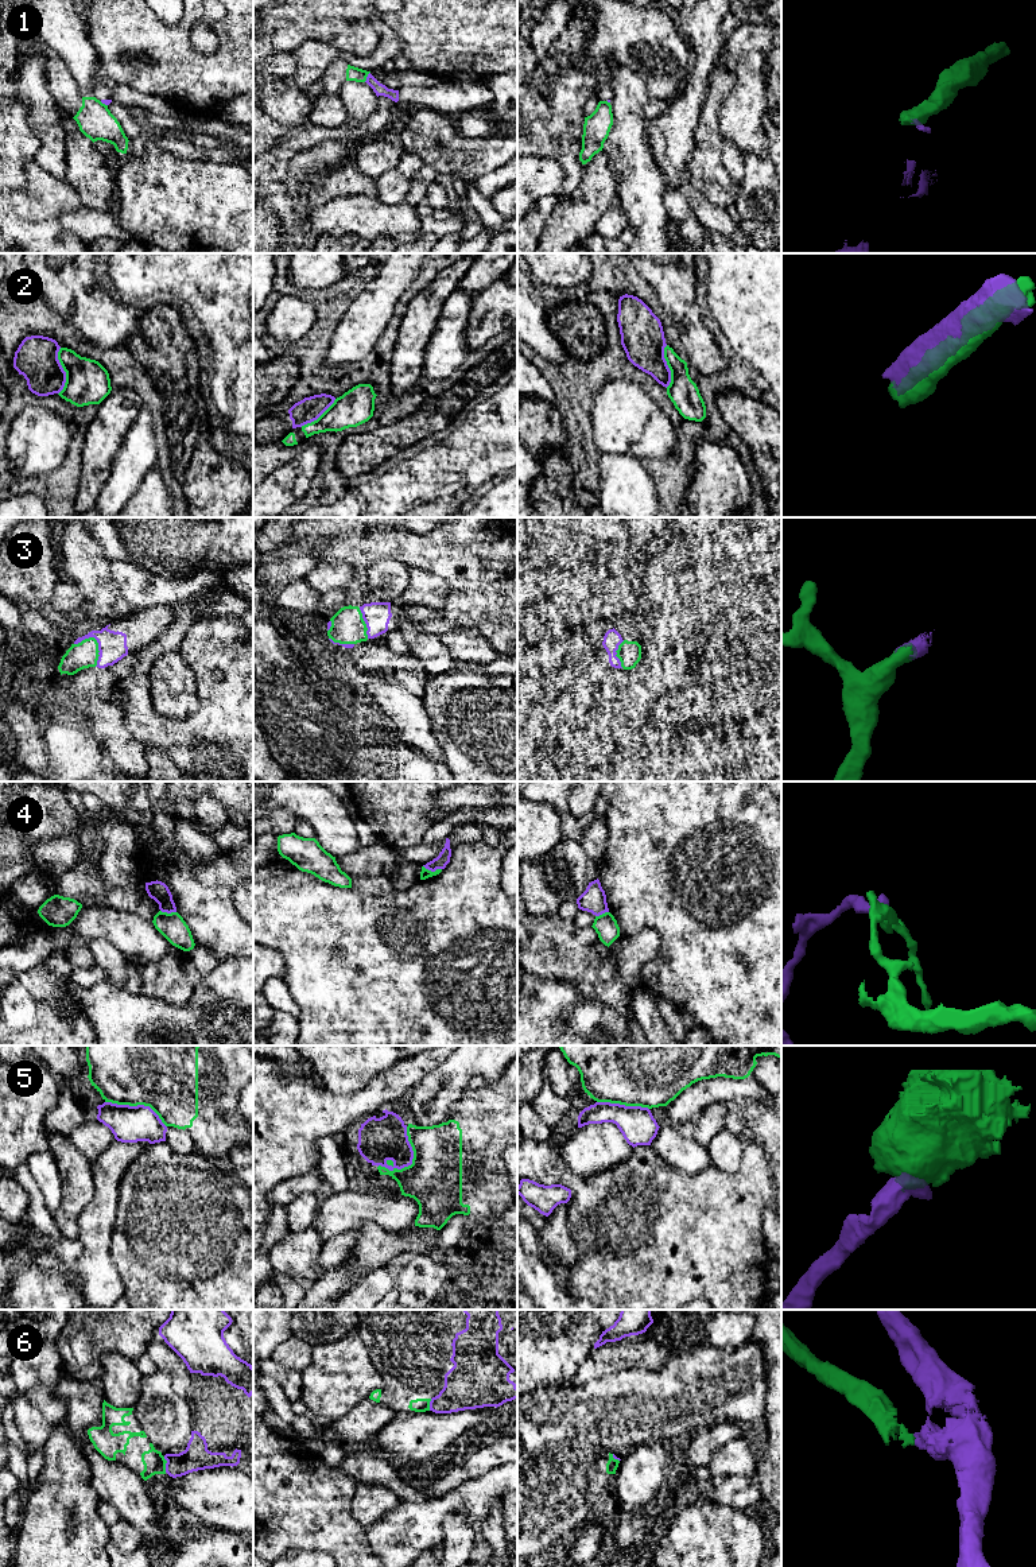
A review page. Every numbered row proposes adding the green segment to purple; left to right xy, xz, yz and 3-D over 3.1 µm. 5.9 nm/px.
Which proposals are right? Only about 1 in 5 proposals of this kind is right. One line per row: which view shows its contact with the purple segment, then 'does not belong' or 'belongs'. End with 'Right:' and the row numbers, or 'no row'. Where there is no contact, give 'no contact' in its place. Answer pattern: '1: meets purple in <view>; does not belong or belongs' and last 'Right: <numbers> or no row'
1: meets purple in xz; does not belong
2: meets purple in xy; does not belong
3: meets purple in xy; belongs
4: meets purple in xz; does not belong
5: meets purple in xz; does not belong
6: meets purple in xy; does not belong
Right: 3

